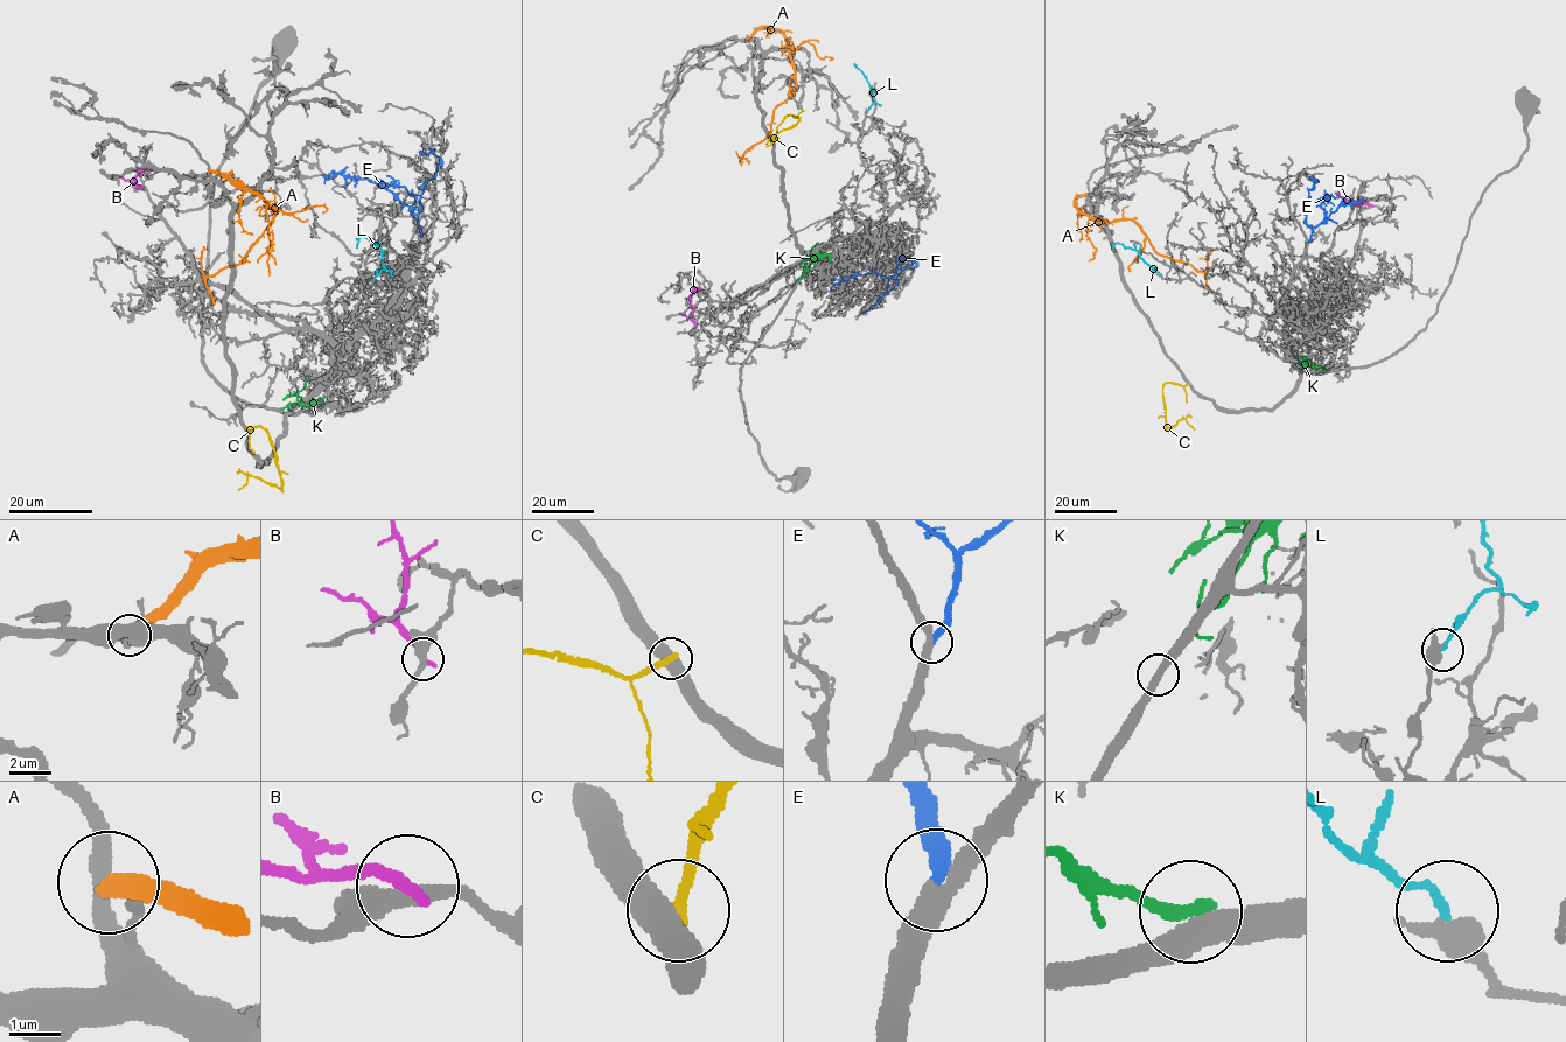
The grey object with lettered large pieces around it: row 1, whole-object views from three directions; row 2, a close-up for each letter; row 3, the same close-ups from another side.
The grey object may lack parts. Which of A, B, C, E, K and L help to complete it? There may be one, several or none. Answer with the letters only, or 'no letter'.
E

